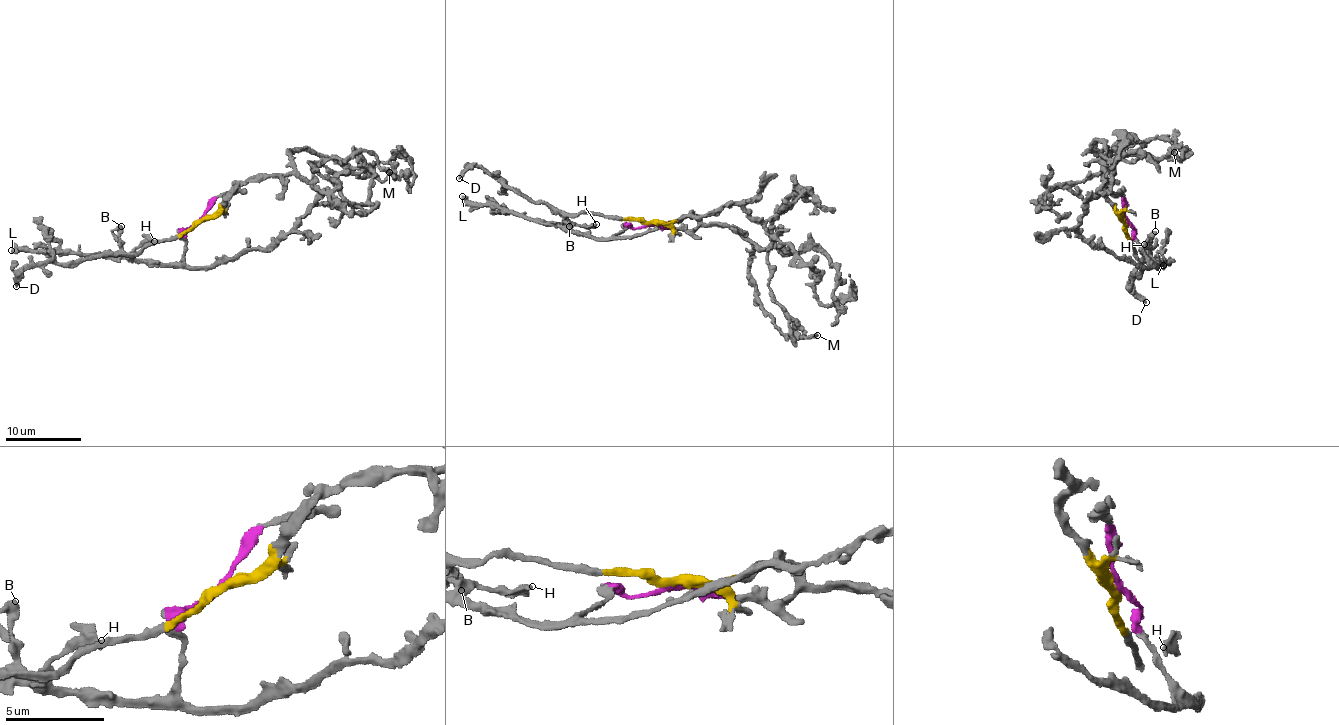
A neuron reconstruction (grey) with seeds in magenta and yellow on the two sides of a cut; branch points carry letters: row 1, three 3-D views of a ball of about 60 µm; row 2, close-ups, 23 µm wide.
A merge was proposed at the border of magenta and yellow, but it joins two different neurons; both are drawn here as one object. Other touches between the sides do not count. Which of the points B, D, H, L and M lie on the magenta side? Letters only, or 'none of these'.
H, L

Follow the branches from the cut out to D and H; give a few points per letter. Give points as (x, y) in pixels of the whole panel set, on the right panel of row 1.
D: (1126, 222), (1139, 258), (1148, 260), (1129, 287), (1146, 303)
H: (1126, 222), (1133, 226), (1140, 250), (1153, 264), (1160, 266), (1143, 245)

